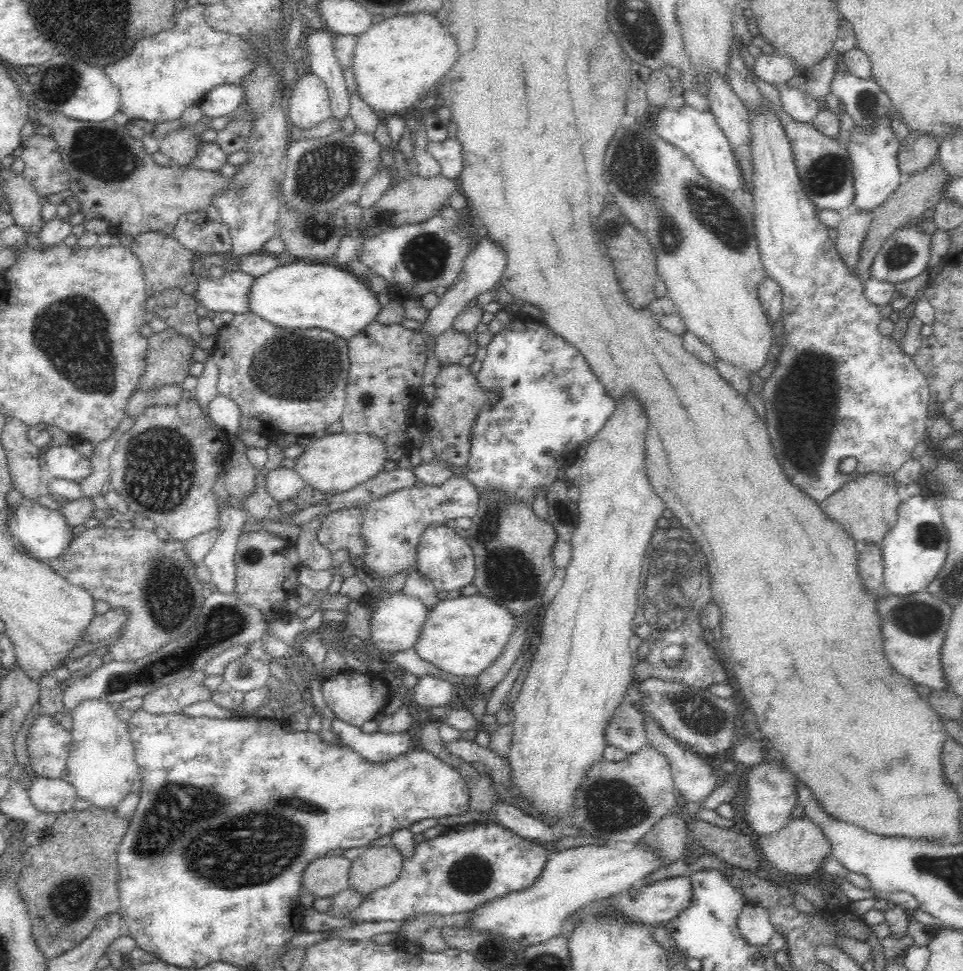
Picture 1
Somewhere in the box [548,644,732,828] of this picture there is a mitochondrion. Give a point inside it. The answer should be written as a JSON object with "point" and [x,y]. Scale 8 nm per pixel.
{"point":[701,711]}

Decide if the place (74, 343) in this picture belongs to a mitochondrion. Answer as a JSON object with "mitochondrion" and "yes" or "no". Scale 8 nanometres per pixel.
{"mitochondrion":"yes"}

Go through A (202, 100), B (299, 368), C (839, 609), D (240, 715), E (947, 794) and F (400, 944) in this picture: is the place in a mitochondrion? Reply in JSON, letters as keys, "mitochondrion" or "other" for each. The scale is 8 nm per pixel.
{"A":"other","B":"mitochondrion","C":"other","D":"other","E":"other","F":"other"}

